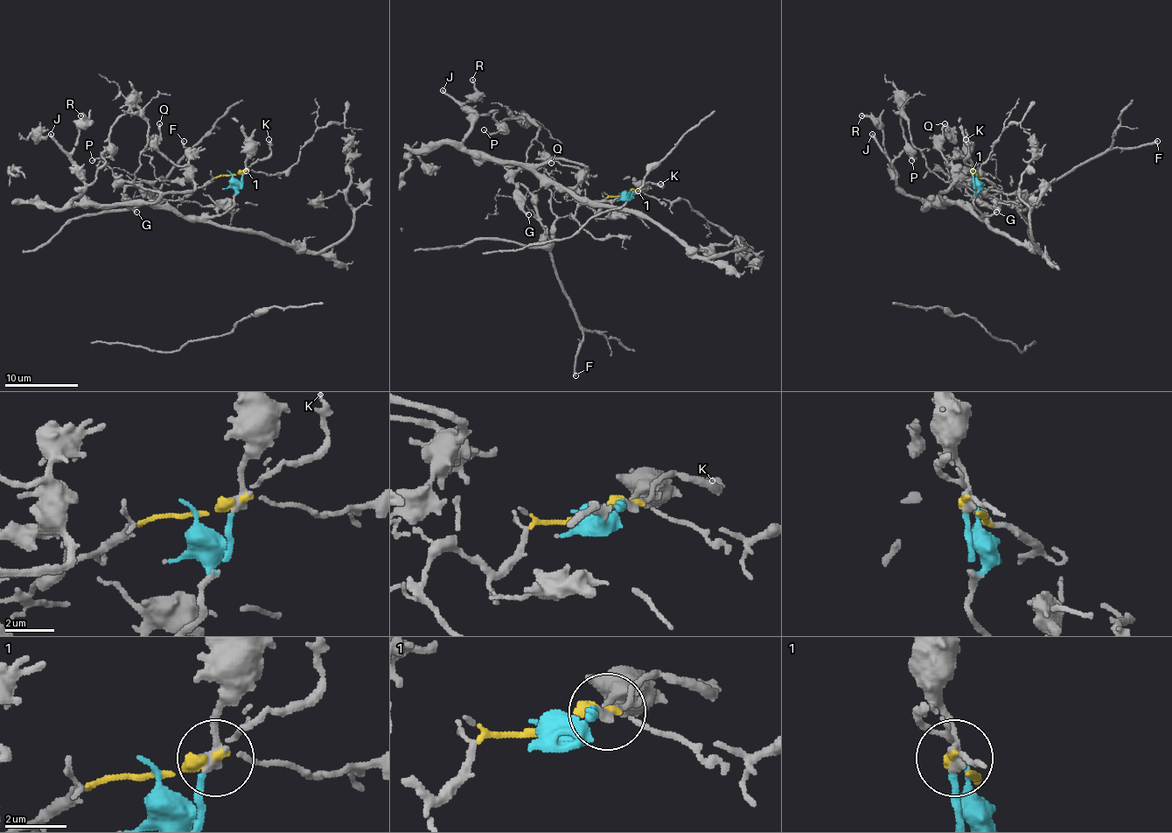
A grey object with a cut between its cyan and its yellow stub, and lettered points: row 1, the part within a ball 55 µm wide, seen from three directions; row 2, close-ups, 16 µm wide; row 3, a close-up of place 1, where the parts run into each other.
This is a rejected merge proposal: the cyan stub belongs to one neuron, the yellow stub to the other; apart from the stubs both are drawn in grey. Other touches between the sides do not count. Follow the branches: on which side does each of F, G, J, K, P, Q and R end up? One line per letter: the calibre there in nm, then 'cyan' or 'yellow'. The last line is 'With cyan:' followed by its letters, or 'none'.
F: calibre 260 nm; yellow
G: calibre 220 nm; cyan
J: calibre 280 nm; cyan
K: calibre 240 nm; yellow
P: calibre 150 nm; cyan
Q: calibre 220 nm; cyan
R: calibre 240 nm; cyan
With cyan: G, J, P, Q, R

